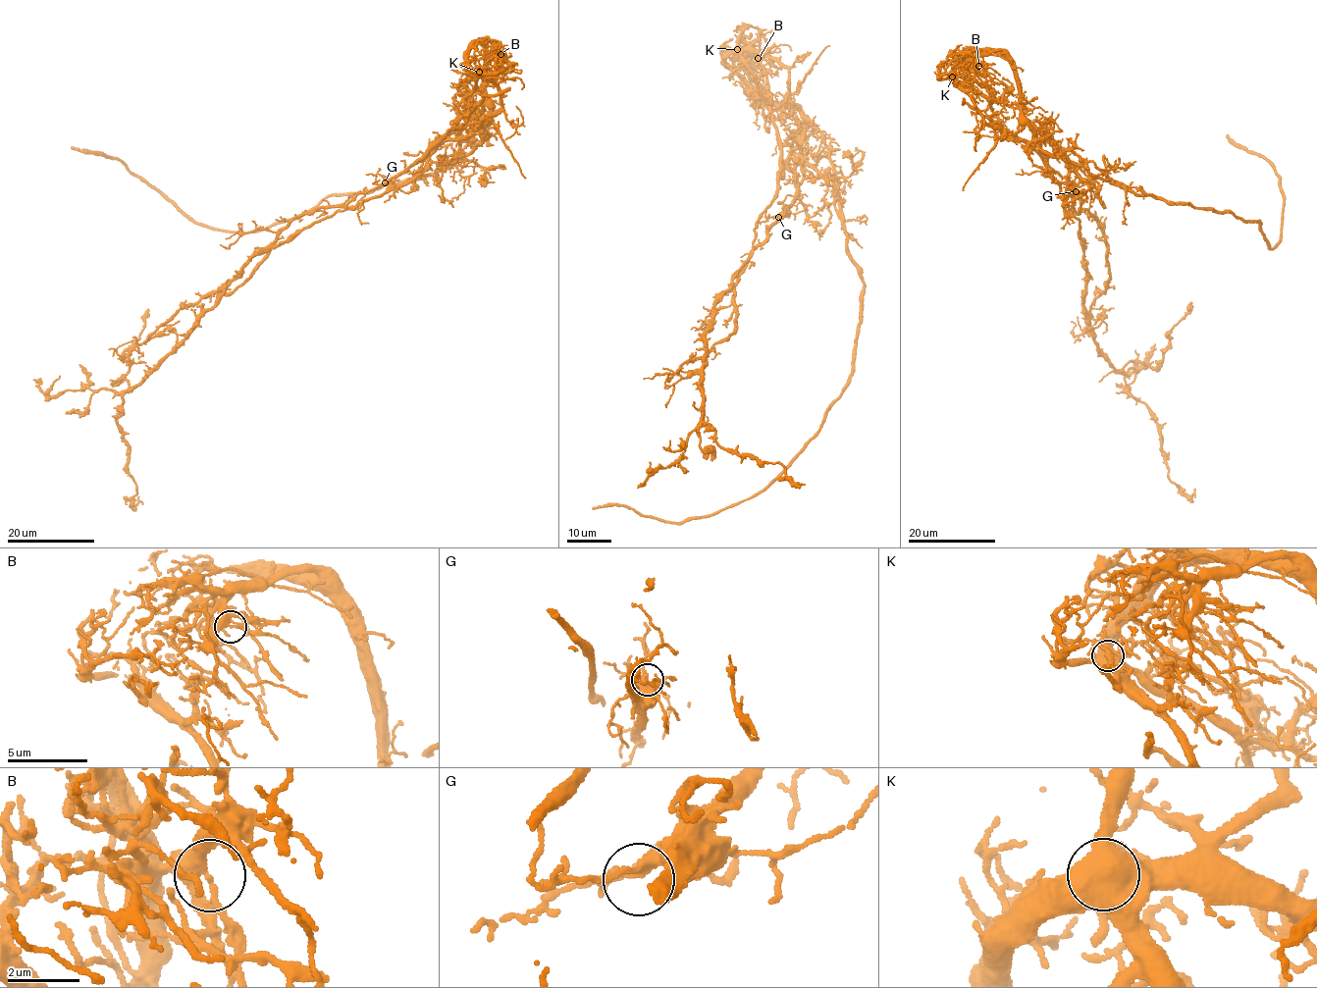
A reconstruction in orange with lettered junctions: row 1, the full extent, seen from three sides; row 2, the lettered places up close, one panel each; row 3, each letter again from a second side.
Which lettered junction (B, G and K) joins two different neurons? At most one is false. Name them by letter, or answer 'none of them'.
K

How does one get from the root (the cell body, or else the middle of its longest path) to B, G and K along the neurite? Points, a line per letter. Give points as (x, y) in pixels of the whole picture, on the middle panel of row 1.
B: (805, 128), (798, 112), (770, 102), (755, 86), (751, 60), (758, 58)
G: (805, 128), (805, 143), (793, 172), (797, 175), (795, 184), (799, 185), (793, 201), (778, 217)
K: (805, 128), (794, 109), (777, 109), (775, 118), (764, 115), (758, 78), (737, 49)

